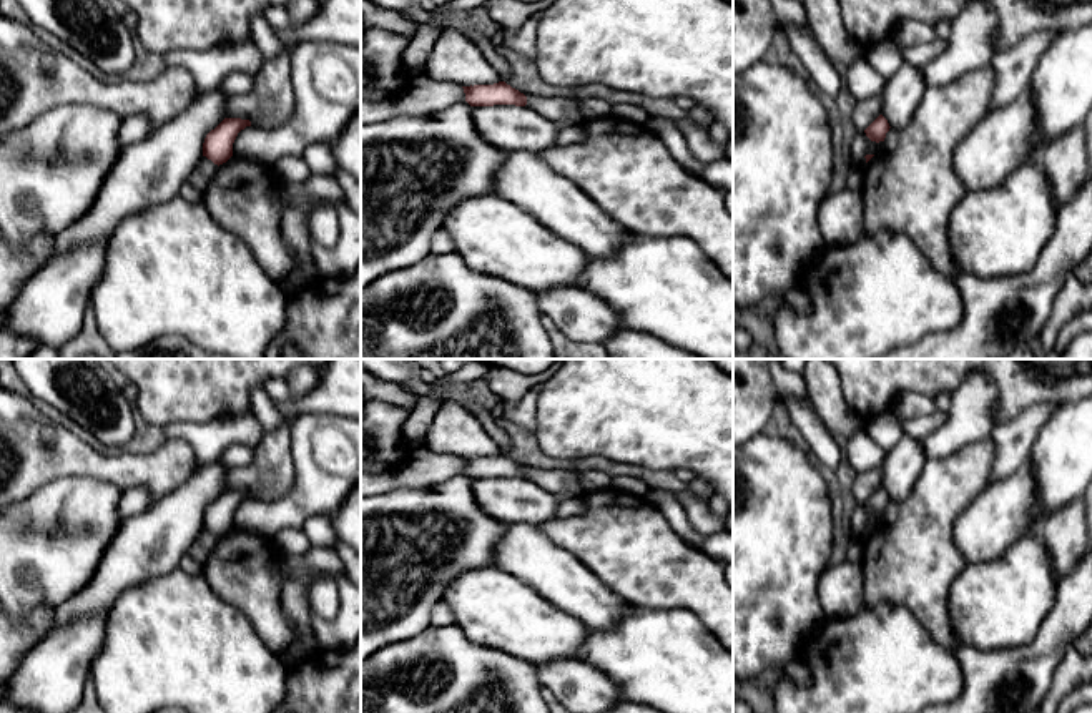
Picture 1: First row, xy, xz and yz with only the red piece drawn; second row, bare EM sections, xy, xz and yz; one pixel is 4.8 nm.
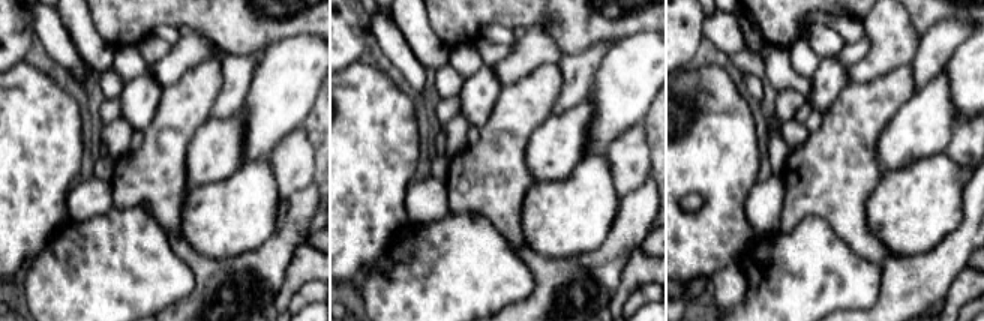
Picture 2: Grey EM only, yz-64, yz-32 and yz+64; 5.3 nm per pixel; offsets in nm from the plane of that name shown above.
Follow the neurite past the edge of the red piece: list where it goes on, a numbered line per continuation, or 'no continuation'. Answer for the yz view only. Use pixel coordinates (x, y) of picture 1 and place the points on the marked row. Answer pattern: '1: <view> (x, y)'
no continuation

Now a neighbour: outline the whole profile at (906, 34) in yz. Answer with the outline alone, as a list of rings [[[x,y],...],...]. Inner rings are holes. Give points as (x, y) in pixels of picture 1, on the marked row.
[[[901,20],[893,33],[891,38],[899,48],[916,47],[922,43],[931,43],[936,40],[936,33],[932,25],[922,23],[917,20]]]

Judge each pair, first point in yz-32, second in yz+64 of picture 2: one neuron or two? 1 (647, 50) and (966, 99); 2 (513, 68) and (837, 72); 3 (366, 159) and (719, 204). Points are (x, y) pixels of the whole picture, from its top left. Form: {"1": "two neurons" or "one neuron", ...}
{"1": "one neuron", "2": "two neurons", "3": "one neuron"}

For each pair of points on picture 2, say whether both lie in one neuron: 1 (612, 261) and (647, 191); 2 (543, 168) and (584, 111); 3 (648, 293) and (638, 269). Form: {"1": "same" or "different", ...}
{"1": "same", "2": "same", "3": "different"}

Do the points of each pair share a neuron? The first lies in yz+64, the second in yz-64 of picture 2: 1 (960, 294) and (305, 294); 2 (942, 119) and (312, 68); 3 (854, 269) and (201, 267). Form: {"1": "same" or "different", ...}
{"1": "different", "2": "different", "3": "different"}

